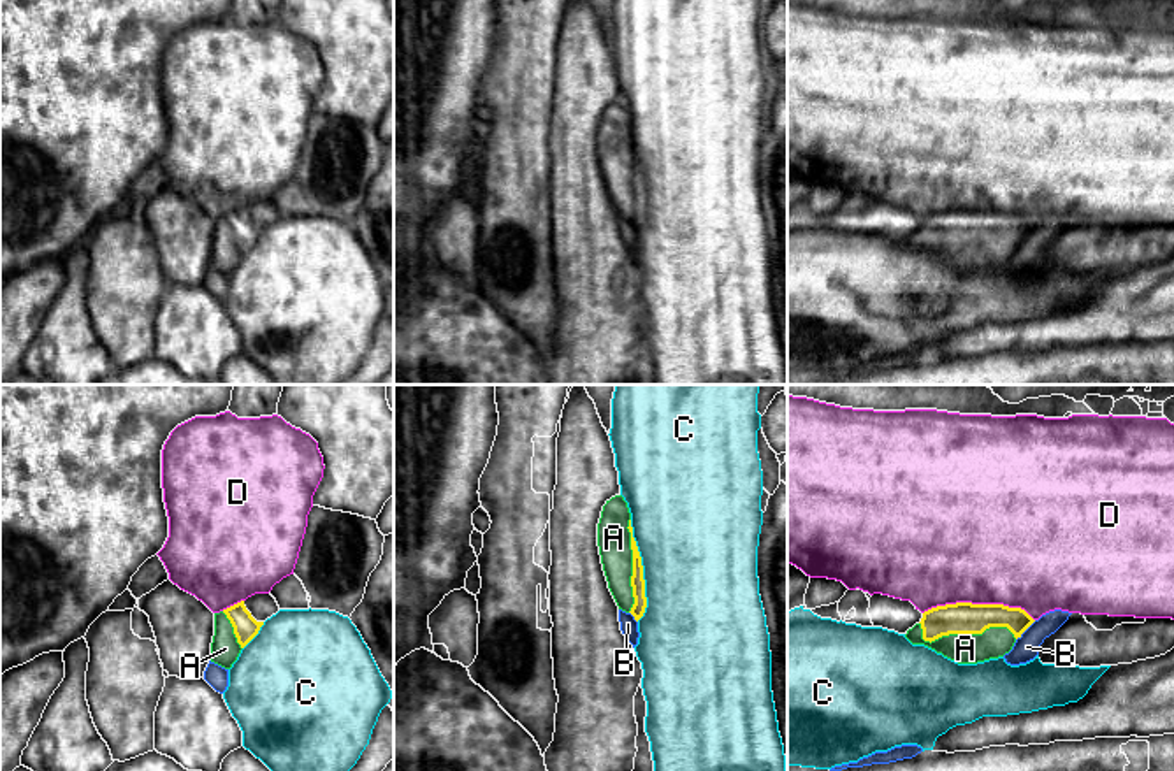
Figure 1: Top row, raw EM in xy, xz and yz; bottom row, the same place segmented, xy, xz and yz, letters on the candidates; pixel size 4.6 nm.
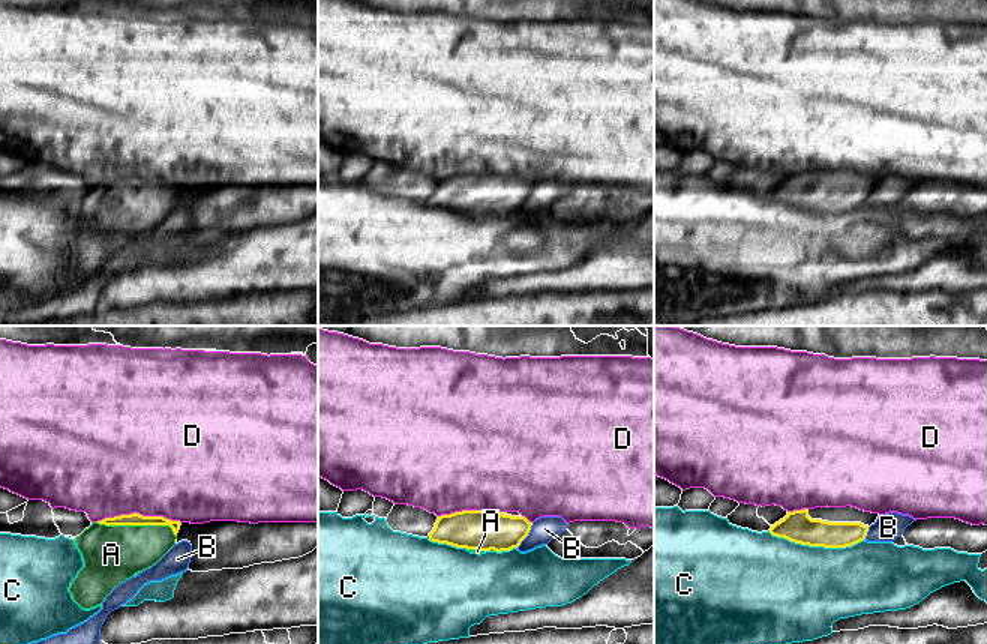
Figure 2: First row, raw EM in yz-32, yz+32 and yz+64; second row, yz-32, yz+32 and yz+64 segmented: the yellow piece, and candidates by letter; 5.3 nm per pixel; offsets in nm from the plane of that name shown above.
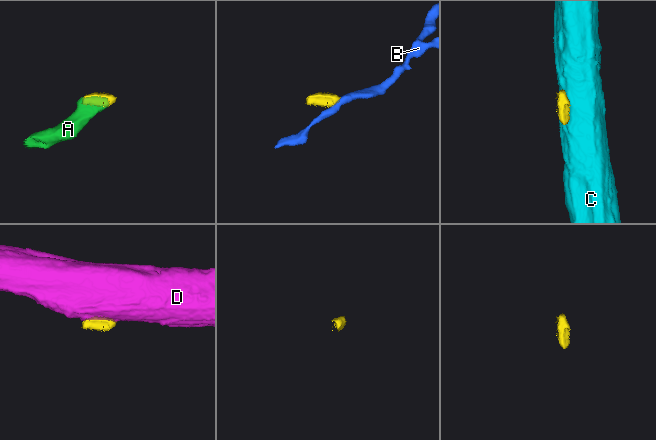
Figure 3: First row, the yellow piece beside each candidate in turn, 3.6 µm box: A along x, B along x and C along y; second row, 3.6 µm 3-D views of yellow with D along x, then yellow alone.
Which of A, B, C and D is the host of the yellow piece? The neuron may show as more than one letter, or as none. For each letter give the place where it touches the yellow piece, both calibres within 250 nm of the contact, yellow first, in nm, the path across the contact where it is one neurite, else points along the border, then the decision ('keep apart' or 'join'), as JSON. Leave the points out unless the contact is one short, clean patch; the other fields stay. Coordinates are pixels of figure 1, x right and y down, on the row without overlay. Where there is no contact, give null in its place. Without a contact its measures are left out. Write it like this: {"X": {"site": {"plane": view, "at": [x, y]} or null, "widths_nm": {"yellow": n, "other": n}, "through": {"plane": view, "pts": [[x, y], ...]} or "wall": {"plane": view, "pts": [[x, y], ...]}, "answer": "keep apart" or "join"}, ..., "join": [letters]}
{"A": {"site": {"plane": "yz", "at": [962, 239]}, "widths_nm": {"yellow": 140, "other": 140}, "through": {"plane": "yz", "pts": [[963, 223], [962, 239], [965, 255]]}, "answer": "join"}, "B": {"site": {"plane": "yz", "at": [1025, 236]}, "widths_nm": {"yellow": 140, "other": 120}, "wall": {"plane": "yz", "pts": [[1036, 227], [1016, 246]]}, "answer": "keep apart"}, "C": {"site": {"plane": "xz", "at": [642, 178]}, "widths_nm": {"yellow": 60, "other": 500}, "answer": "keep apart"}, "D": {"site": {"plane": "yz", "at": [979, 211]}, "widths_nm": {"yellow": 140, "other": 500}, "answer": "keep apart"}, "join": ["A"]}

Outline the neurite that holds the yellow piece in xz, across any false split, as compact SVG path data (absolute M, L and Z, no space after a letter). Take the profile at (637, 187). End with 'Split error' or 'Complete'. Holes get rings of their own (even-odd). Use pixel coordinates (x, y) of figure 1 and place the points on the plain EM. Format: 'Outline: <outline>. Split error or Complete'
Outline: M622 102L603 112L598 153L608 195L619 216L638 228L647 214L641 163L633 144L631 119Z. Split error

